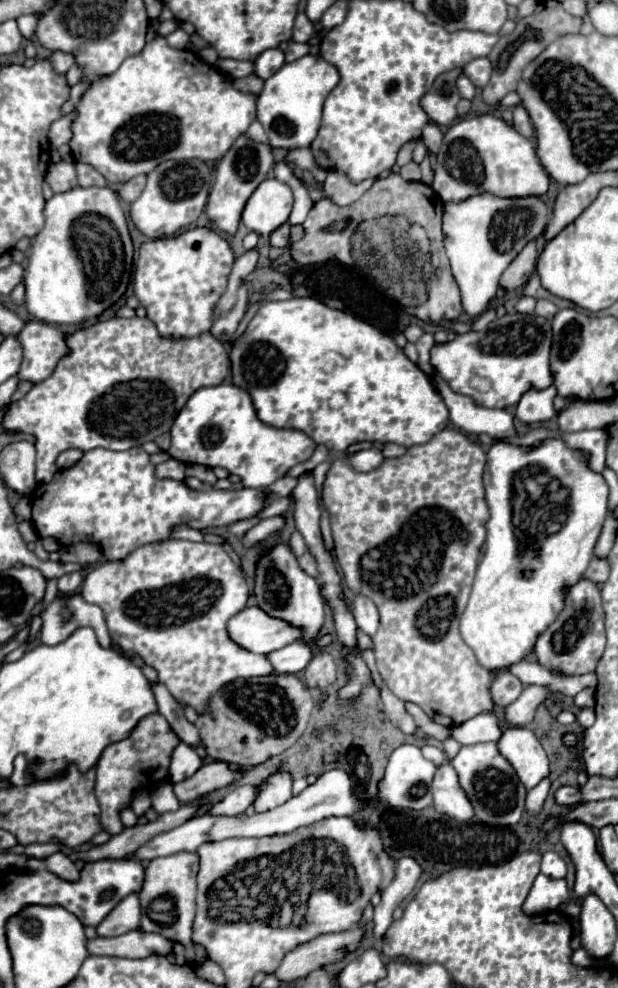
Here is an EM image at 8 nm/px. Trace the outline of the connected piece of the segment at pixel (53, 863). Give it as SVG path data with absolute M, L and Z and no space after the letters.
M56 851L50 857L46 857L46 869L50 869L52 873L56 873L58 877L68 879L68 881L78 879L78 869L74 867L72 859L62 851Z

